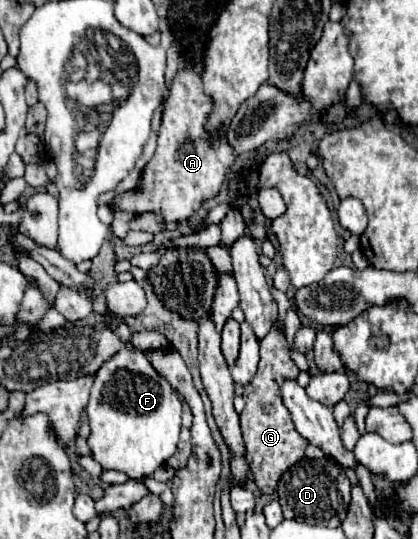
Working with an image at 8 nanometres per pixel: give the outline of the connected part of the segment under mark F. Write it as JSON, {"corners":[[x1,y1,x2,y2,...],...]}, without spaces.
{"corners":[[121,321,113,327,117,337,123,343,123,349,119,349,107,363,101,365,101,369,95,373,97,381,91,389,91,399,87,405,91,435,87,439,91,447,91,455,95,461,103,465,103,469,115,469,123,471,129,477,149,477,157,467,161,467,169,457,177,451,177,441,181,433,181,401,177,393,171,389,167,379,157,375,157,371,151,367,147,355,133,347,131,343,131,329]]}

